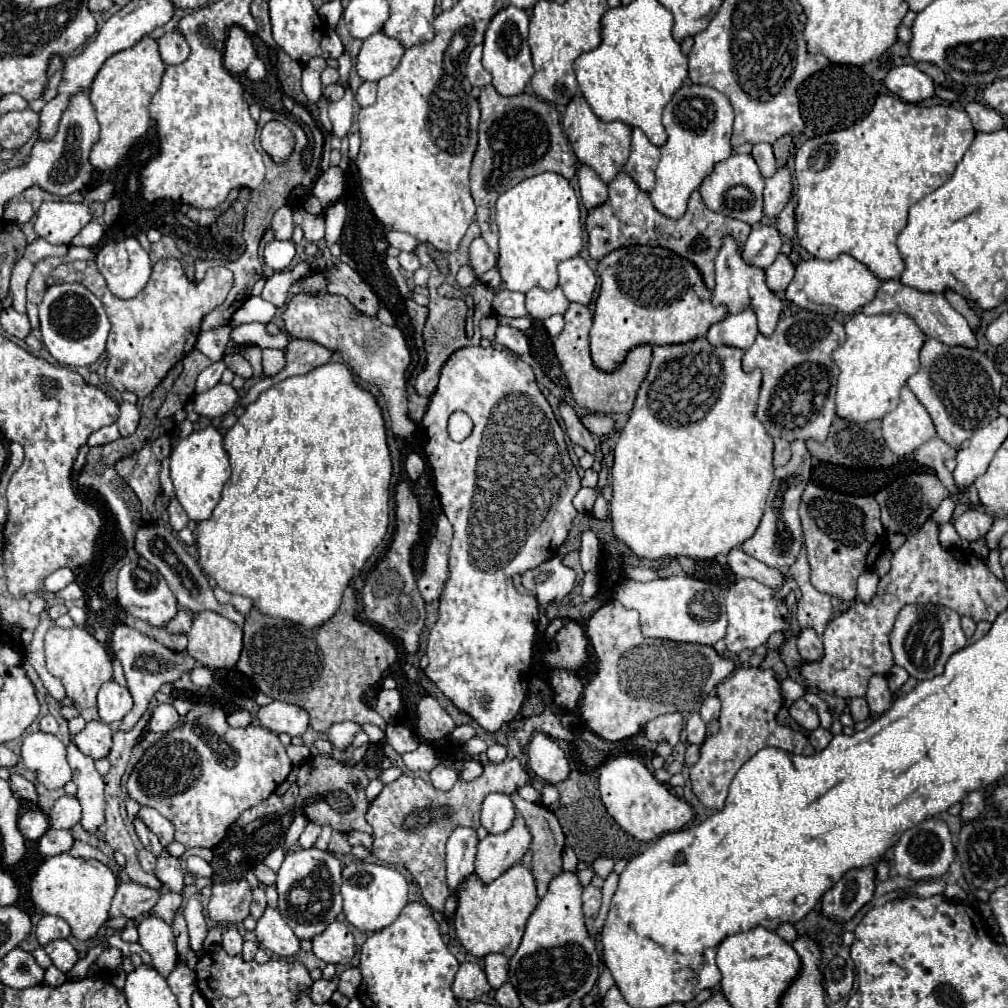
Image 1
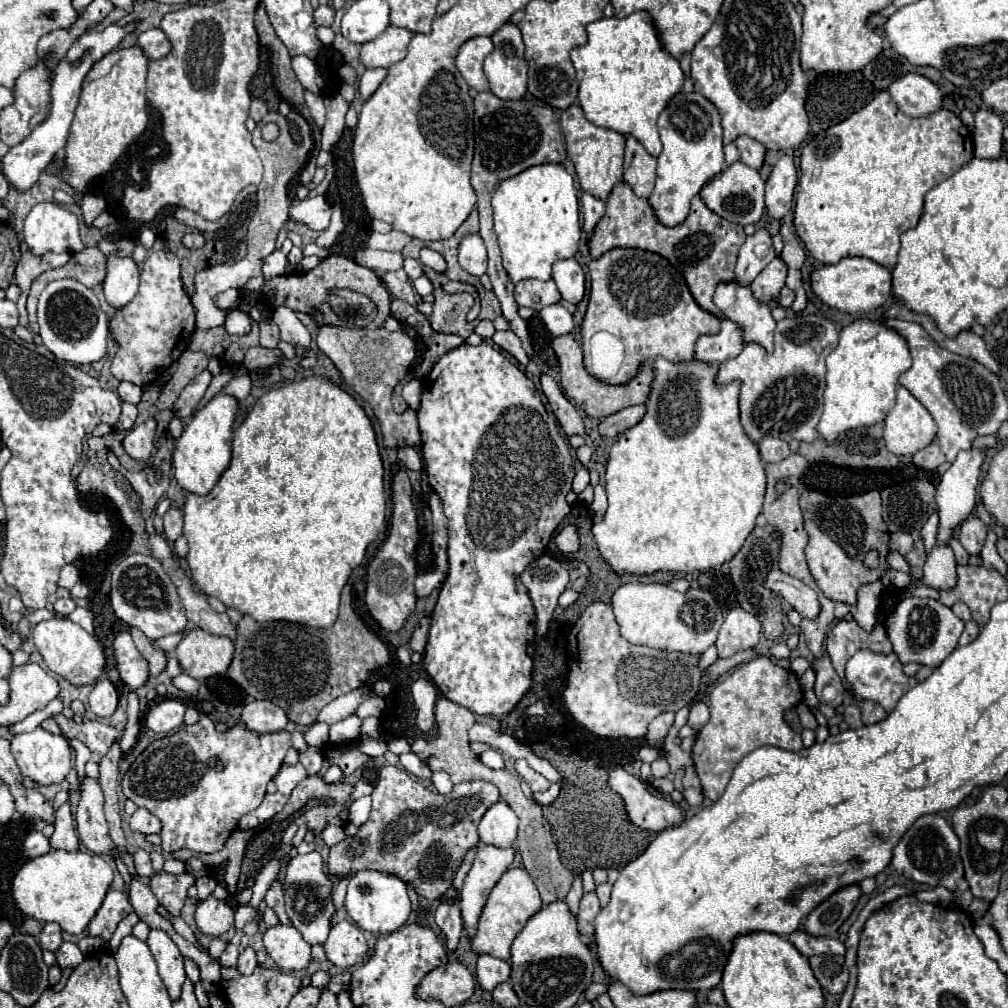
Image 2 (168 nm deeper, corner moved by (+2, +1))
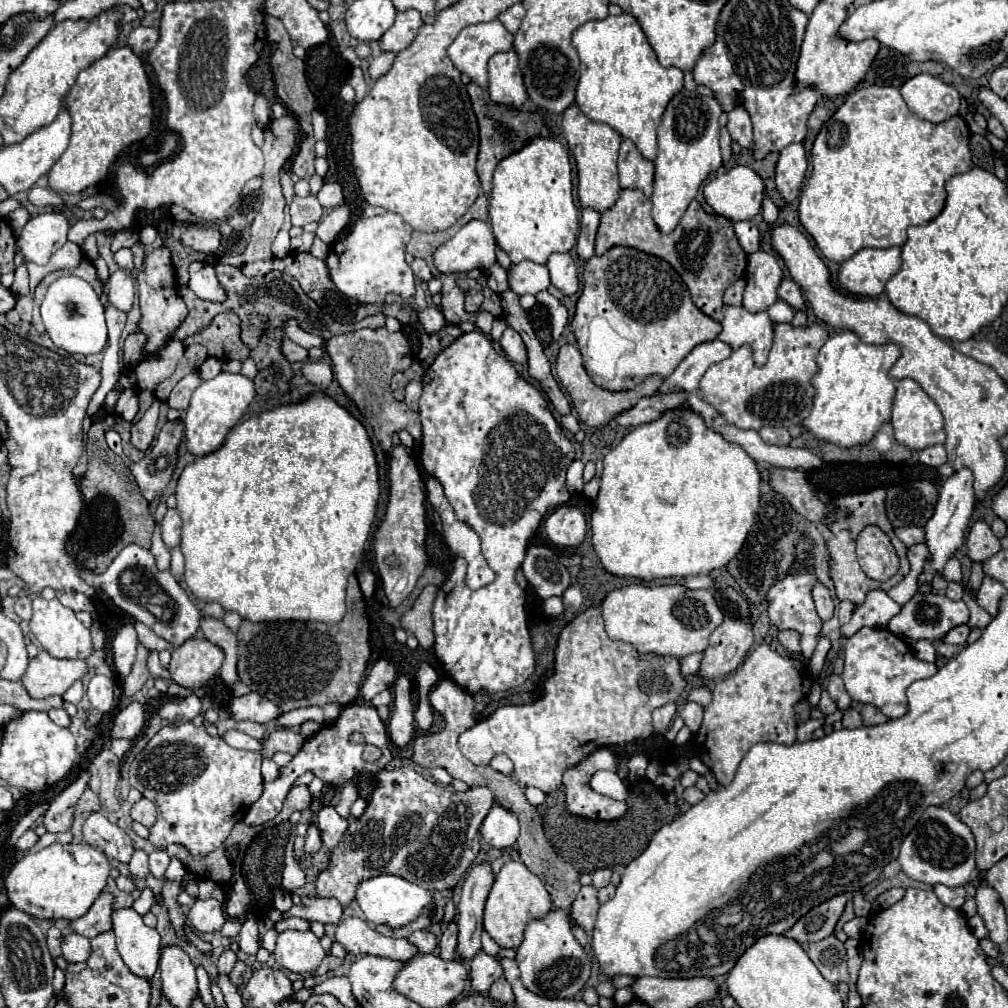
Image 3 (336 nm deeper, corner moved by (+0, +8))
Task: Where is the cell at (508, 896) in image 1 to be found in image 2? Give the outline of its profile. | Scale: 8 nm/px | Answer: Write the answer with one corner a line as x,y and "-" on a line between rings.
508,869
500,877
500,881
494,885
494,889
492,889
492,893
490,893
486,905
484,905
484,911
480,915
478,931
470,939
474,953
478,953
478,955
486,953
486,955
508,961
510,959
510,945
512,945
514,937
522,931
526,921
534,913
538,913
540,909
542,909
542,899
538,895
534,881
526,873
526,869

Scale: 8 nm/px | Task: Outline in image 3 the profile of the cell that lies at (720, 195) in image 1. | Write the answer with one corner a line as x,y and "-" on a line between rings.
734,166
722,174
712,176
704,184
704,198
712,210
732,222
750,220
762,208
764,182
748,166

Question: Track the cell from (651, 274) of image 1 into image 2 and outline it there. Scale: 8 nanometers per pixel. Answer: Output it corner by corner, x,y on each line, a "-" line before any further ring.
612,249
600,259
590,261
590,301
580,327
586,371
610,385
628,383
636,377
642,363
654,363
656,357
680,363
694,357
694,345
700,335
714,335
720,319
700,309
684,277
660,255
640,249

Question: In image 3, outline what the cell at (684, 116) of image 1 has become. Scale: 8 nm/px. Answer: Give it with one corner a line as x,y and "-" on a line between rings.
680,90
664,110
658,128
658,158
652,194
652,218
662,232
672,232
678,226
700,184
722,166
718,146
720,114
720,104
710,96
698,94
696,90

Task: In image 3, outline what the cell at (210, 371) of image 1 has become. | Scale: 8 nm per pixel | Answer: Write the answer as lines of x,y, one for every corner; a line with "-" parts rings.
192,372
188,376
184,376
172,390
170,398
168,398
168,406
170,408
176,408
176,410
186,410
188,404
190,404
190,398
192,398
192,392
196,390
196,386
200,386
202,378
198,372

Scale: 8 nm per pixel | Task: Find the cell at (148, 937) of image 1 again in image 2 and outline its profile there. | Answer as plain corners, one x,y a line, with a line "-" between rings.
152,929
148,935
148,947
158,963
158,973
168,989
168,995
172,1001
180,999
182,985
186,981
186,971
184,971
184,959
174,945
174,941
168,937
168,933
160,929

